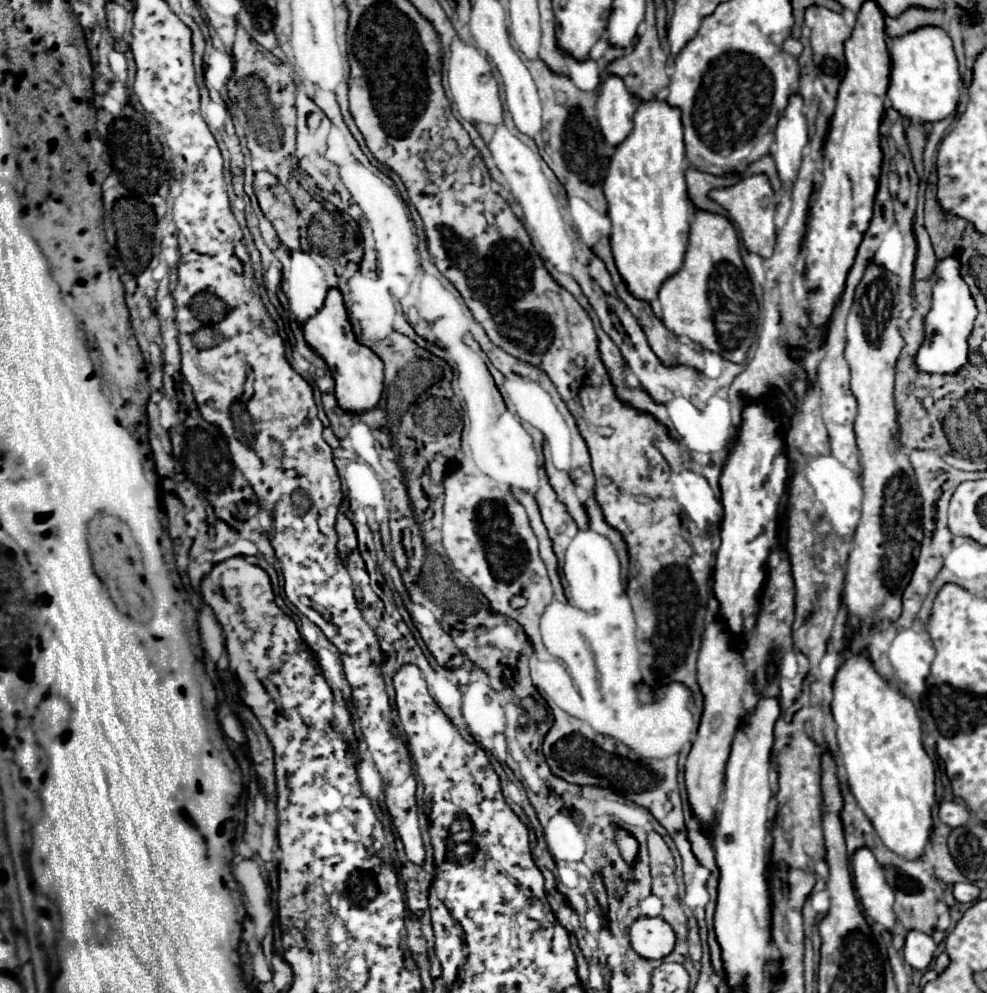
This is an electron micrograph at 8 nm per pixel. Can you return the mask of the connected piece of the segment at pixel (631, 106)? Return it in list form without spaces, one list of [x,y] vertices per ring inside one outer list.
[[[607,76],[603,80],[603,86],[597,94],[597,120],[609,146],[615,148],[629,136],[637,106],[637,98],[629,94],[621,78]]]

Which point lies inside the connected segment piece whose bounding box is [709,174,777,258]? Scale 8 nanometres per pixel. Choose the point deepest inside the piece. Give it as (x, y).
(751, 204)

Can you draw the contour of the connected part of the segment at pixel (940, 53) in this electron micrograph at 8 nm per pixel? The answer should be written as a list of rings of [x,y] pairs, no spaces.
[[[925,26],[901,38],[889,38],[887,48],[891,54],[891,76],[887,90],[891,106],[913,124],[939,122],[951,116],[957,108],[961,76],[949,34],[943,28]]]

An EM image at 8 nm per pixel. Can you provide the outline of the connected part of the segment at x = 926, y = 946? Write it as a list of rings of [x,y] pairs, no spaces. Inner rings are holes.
[[[909,930],[905,936],[905,946],[903,946],[903,958],[911,968],[917,970],[927,970],[933,956],[935,956],[937,944],[933,938],[925,932],[919,930]]]

